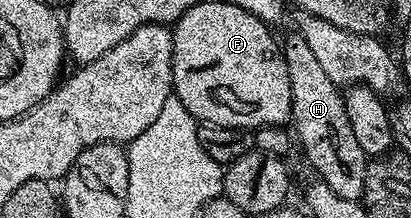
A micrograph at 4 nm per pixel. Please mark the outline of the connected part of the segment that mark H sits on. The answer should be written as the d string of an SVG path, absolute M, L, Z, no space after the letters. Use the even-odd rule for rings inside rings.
M293 35L288 42L283 42L282 52L286 71L290 75L291 124L296 125L295 140L304 148L309 163L316 168L315 176L328 184L334 195L360 201L364 195L369 158L362 151L362 147L358 147L358 139L354 139L350 119L346 119L345 94L341 86L336 85L330 75L326 75L326 70L319 65L314 51L310 51L306 44L305 37Z

